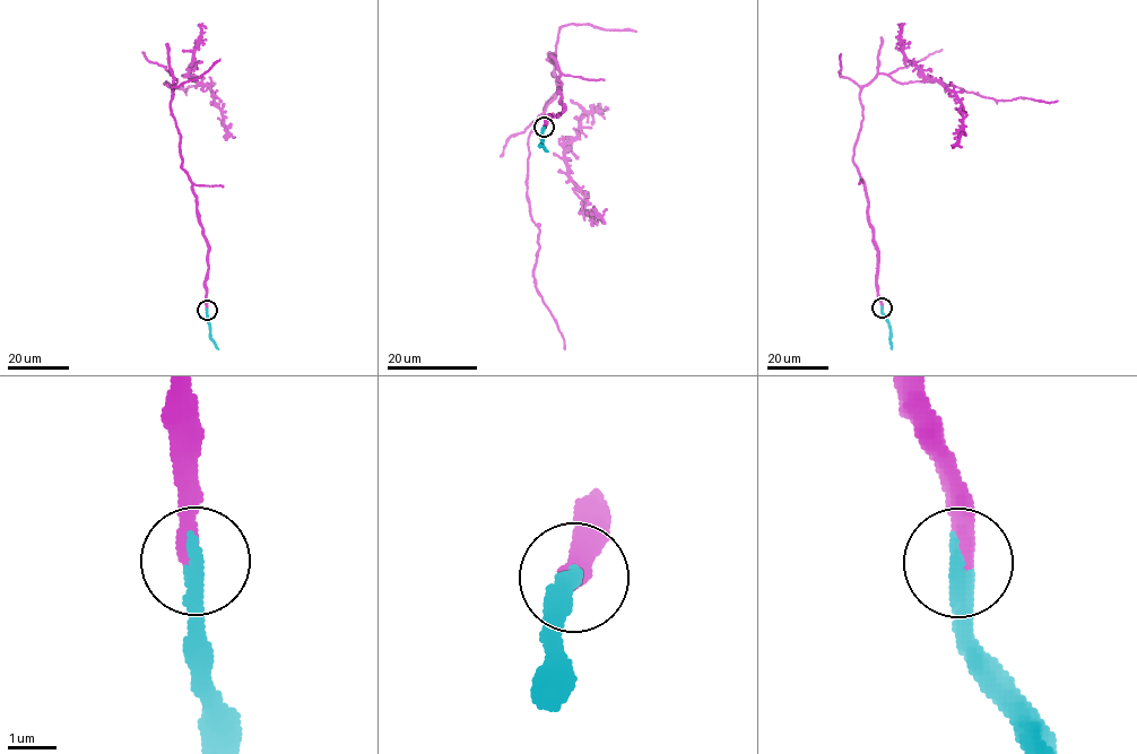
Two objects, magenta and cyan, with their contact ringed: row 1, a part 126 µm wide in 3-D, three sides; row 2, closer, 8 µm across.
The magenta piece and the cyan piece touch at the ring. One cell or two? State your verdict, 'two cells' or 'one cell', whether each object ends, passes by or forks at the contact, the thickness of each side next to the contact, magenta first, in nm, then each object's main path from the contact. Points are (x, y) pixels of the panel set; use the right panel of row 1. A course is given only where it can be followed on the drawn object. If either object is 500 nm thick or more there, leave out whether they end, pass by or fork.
one cell; magenta ends there; cyan ends there; 400 nm thick on the magenta side, 400 nm on the other; magenta runs (881, 308), (868, 198), (852, 159), (860, 89), (878, 74), (902, 83), (940, 81), (996, 100), (1058, 101); cyan runs (881, 308), (888, 323), (892, 349)

